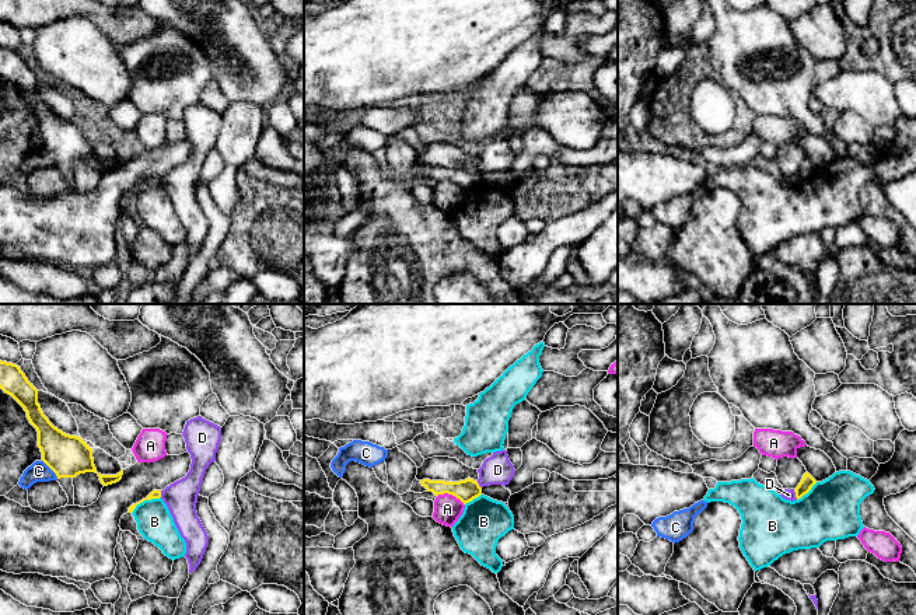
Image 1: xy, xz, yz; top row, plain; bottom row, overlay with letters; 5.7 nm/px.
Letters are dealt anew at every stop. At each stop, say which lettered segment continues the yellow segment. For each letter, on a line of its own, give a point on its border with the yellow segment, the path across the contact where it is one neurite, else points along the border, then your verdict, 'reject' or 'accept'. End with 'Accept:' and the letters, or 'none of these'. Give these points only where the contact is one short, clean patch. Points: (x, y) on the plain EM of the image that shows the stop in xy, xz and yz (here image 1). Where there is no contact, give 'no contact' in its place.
A: meets yellow in xz at (451, 180); reject
B: meets yellow in xy at (144, 185); border along xy (160, 182), (144, 185), (132, 199); reject
C: meets yellow in xy at (51, 154); border along xy (42, 146), (58, 164); reject
D: meets yellow in yz at (796, 181); reject
Accept: none of these

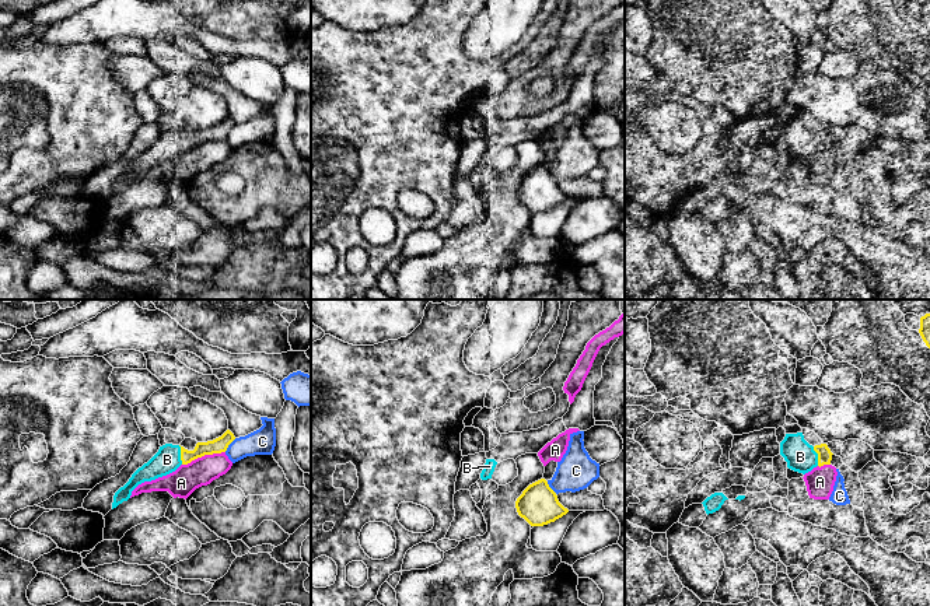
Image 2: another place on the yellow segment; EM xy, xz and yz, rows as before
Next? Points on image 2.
A: meets yellow in xy at (203, 142); reject
B: meets yellow in xy at (181, 142); accept
C: meets yellow in xy at (228, 130); border along xy (236, 125), (224, 137); reject
Accept: B

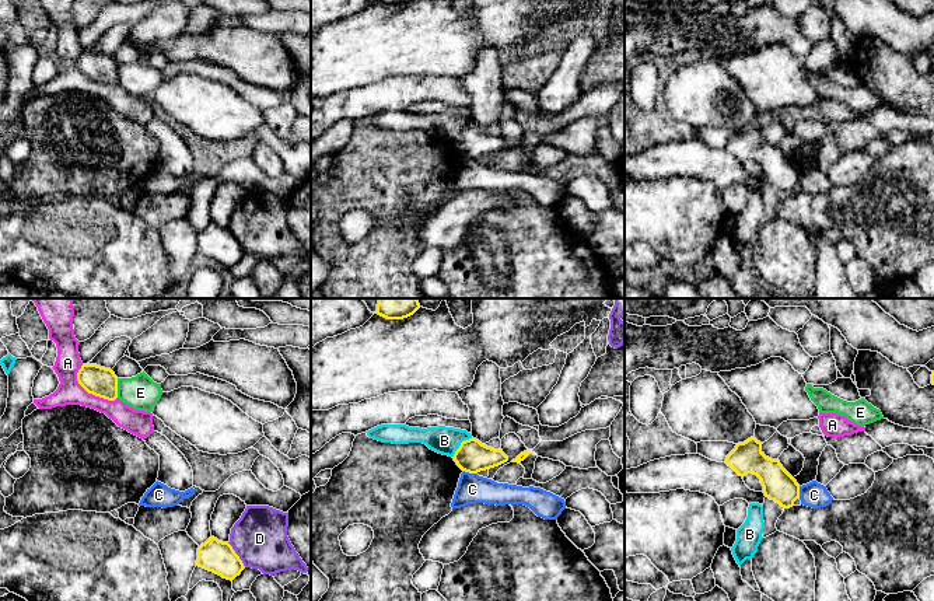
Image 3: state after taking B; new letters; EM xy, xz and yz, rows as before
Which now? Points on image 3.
A: meets yellow in xy at (90, 79); reject
B: meets yellow in xz at (461, 130); border along xz (472, 123), (462, 128), (452, 143); reject
C: meets yellow in xz at (471, 159); reject
D: meets yellow in xy at (237, 241); border along xy (227, 229), (245, 252); reject
E: meets yellow in xy at (116, 74); border along xy (116, 65), (118, 83); reject
Accept: none of these

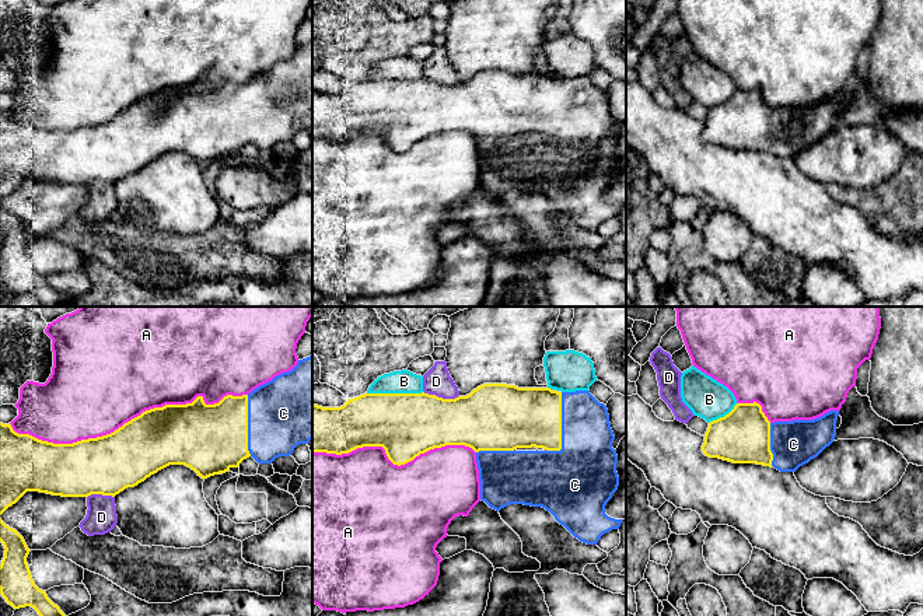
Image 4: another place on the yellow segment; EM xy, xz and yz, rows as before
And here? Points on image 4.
A: meets yellow in xy at (128, 108); reject
B: meets yellow in xz at (395, 80); reject
C: meets yellow in xz at (560, 114); accept
D: meets yellow in xz at (441, 84); reject
Accept: C

